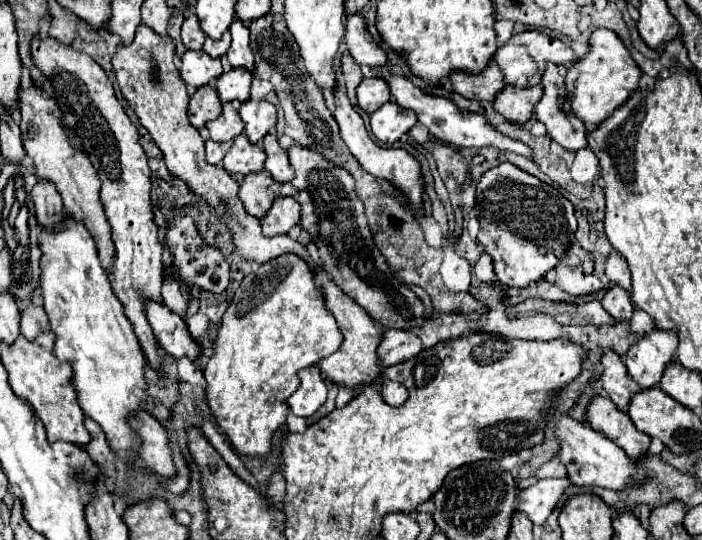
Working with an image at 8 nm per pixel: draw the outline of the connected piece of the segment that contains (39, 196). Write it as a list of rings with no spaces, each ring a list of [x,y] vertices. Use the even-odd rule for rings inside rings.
[[[37,180],[37,184],[31,190],[31,196],[33,196],[33,202],[35,202],[39,224],[53,226],[53,224],[61,222],[63,202],[61,202],[59,192],[53,188],[53,182]]]

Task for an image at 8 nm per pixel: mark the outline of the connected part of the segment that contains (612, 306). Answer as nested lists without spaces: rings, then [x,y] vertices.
[[[613,286],[605,292],[603,300],[601,300],[603,308],[615,318],[615,320],[629,320],[633,316],[633,304],[631,304],[631,298],[629,298],[629,292],[619,288],[619,286]]]

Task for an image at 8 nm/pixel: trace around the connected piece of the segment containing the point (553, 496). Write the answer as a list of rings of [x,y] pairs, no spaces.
[[[569,478],[537,480],[533,486],[519,490],[517,512],[527,514],[527,518],[533,524],[543,524],[569,484],[571,484]]]

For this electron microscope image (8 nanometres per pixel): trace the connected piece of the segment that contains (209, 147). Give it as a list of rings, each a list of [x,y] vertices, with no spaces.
[[[207,140],[205,142],[205,156],[211,164],[221,164],[223,156],[227,154],[227,150],[231,148],[231,142],[213,142],[213,140]]]

